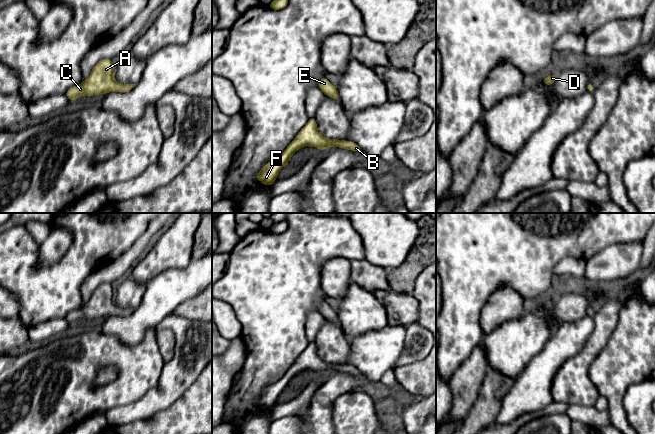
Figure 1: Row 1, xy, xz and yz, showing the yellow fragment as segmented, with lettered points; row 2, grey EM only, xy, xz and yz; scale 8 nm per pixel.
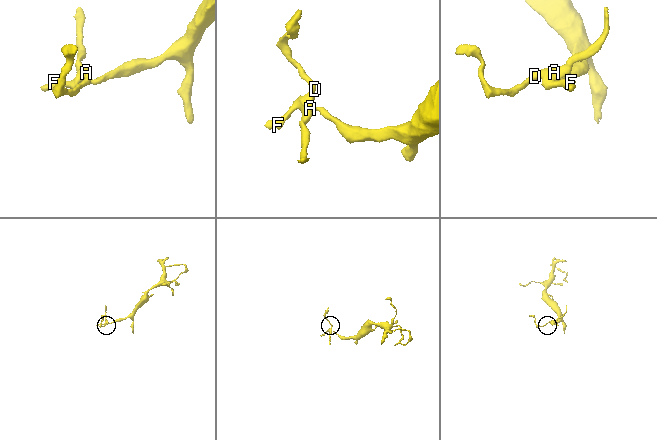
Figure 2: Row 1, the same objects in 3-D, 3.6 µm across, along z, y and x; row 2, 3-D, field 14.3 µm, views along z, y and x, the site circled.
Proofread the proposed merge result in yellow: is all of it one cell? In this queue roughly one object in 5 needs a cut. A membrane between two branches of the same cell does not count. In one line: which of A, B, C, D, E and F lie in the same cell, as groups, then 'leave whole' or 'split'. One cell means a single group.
groups A B C D E F; leave whole

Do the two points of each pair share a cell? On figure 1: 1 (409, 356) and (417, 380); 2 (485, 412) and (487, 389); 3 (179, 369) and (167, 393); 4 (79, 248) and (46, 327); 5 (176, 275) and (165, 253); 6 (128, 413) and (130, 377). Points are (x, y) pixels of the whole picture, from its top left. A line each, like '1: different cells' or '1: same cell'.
1: different cells
2: same cell
3: same cell
4: different cells
5: different cells
6: different cells

